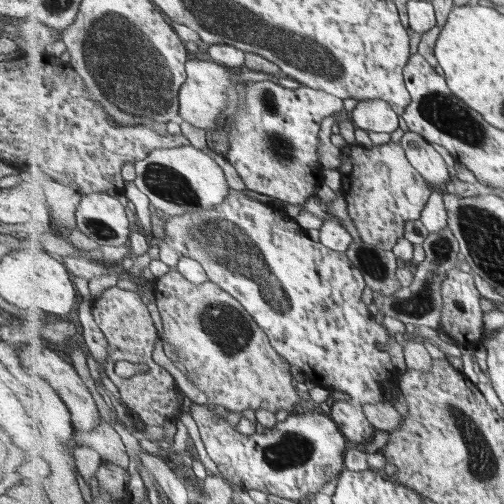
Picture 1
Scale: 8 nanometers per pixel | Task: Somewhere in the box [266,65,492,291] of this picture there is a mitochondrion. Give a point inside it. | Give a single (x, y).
(446, 113)

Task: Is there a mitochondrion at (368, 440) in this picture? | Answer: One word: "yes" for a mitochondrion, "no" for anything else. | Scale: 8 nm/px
no

